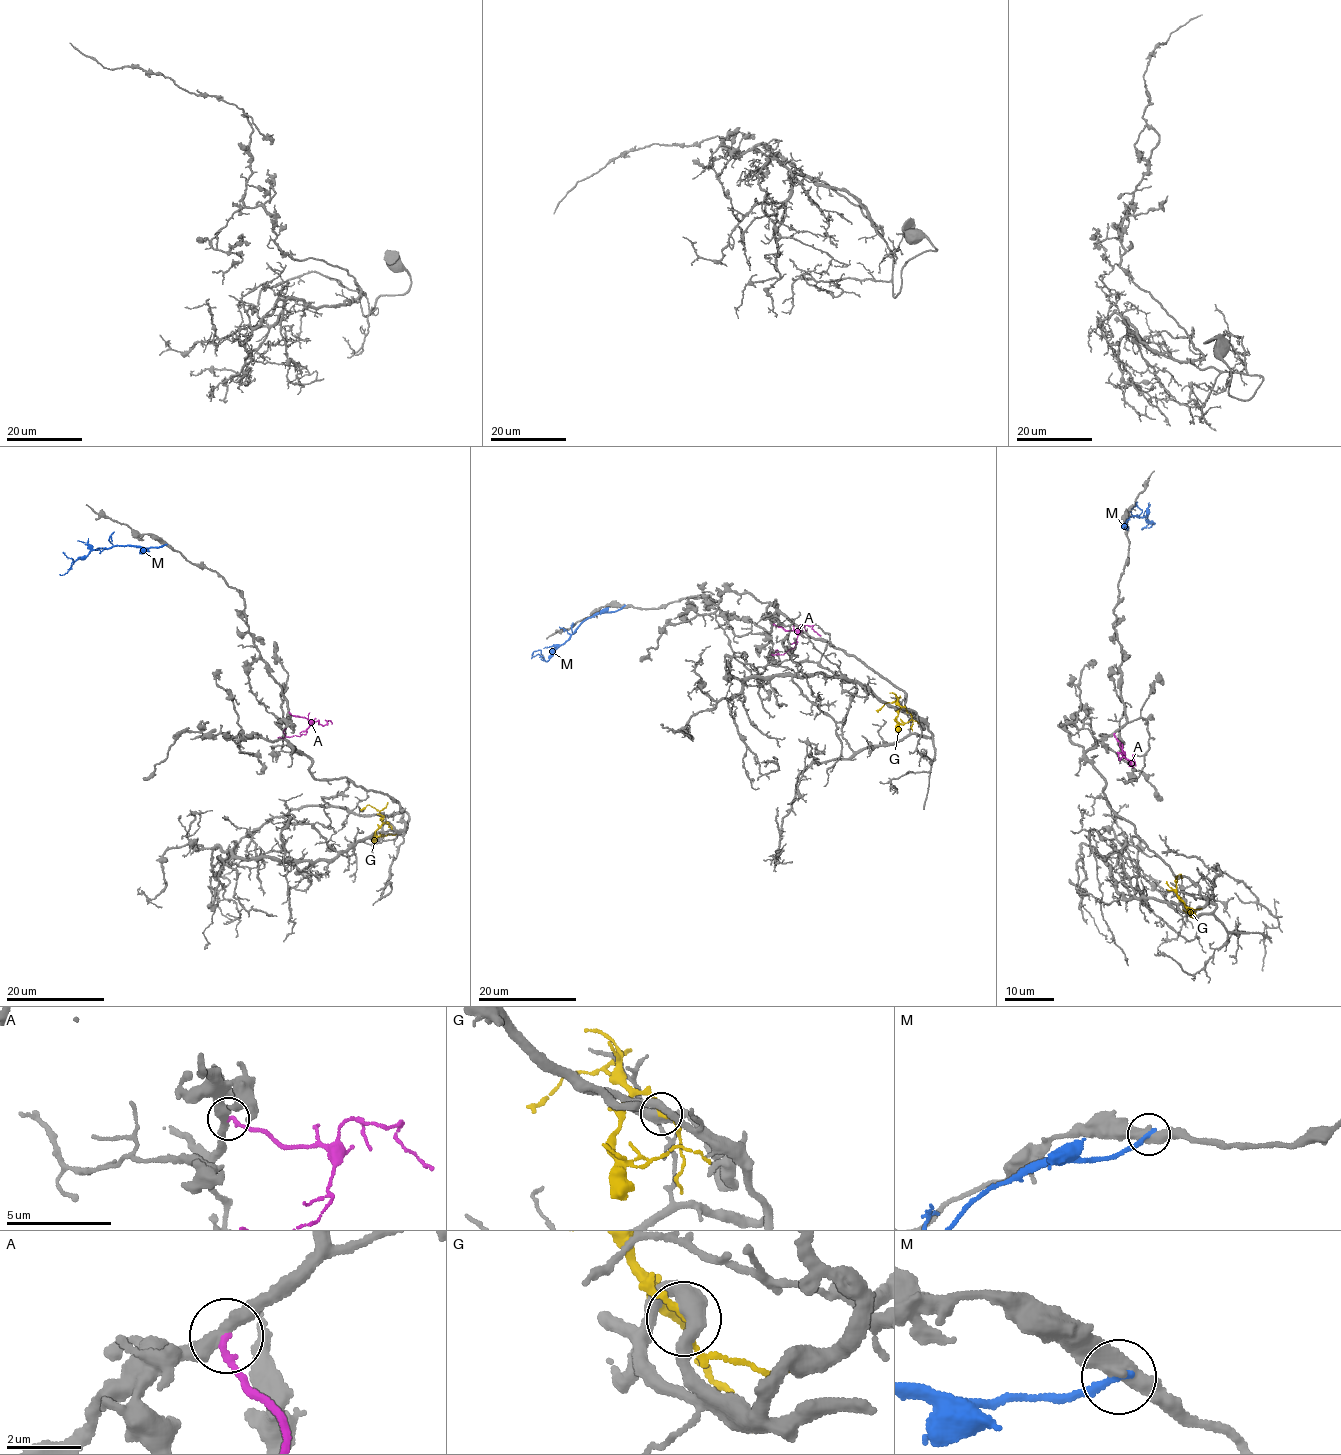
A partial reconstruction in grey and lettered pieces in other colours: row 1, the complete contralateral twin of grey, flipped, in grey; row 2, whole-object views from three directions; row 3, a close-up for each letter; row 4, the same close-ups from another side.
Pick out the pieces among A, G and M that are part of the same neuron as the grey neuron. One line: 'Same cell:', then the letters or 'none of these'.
Same cell: none of these

